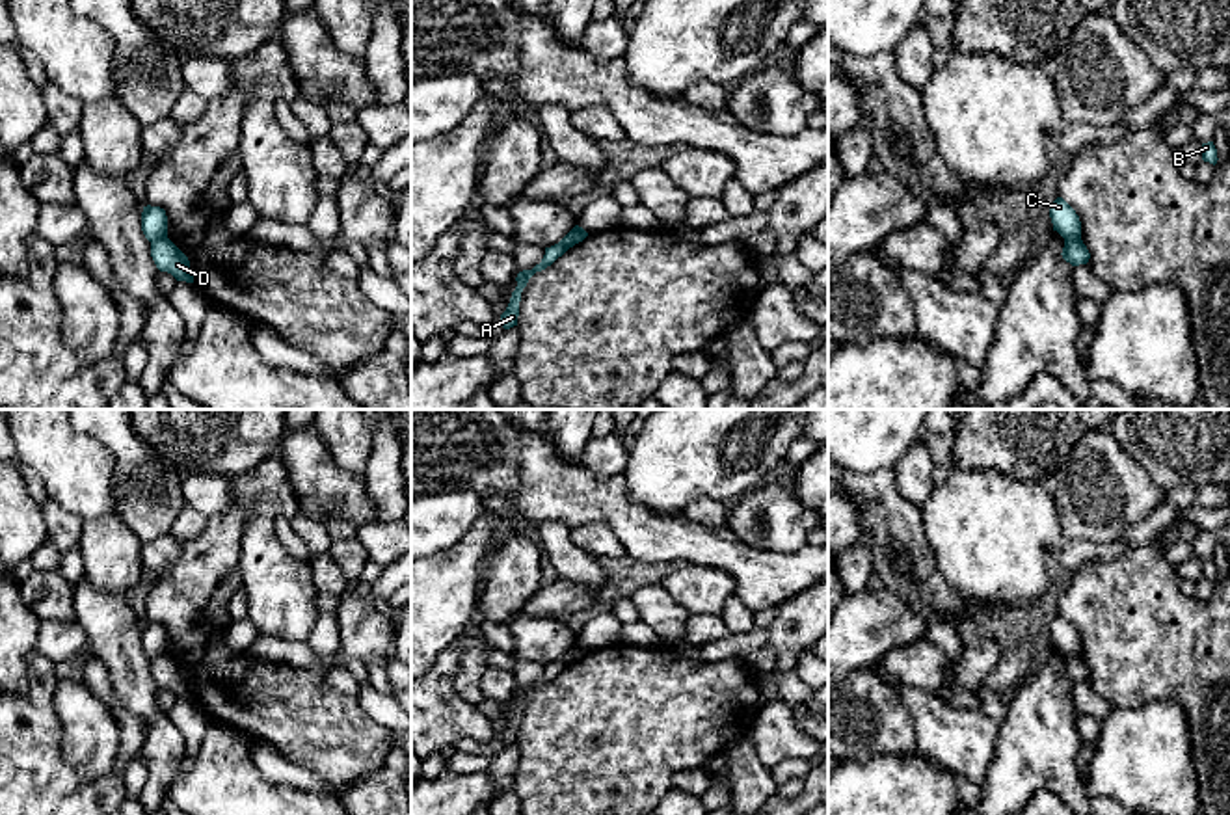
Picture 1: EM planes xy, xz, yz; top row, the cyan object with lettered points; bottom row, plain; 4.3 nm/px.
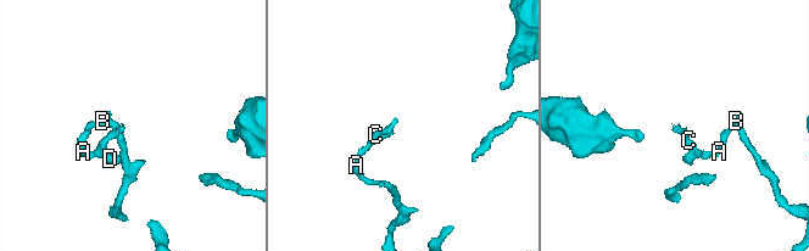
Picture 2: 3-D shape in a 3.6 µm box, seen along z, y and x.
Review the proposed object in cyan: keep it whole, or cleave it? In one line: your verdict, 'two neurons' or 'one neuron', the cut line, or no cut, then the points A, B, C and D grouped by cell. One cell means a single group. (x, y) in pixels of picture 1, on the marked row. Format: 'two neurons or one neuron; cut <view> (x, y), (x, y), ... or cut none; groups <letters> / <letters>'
one neuron; cut none; groups A B C D

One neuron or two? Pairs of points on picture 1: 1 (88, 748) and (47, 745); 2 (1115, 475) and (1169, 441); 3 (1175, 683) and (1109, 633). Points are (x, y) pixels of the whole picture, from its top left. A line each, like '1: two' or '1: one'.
1: two
2: two
3: one

